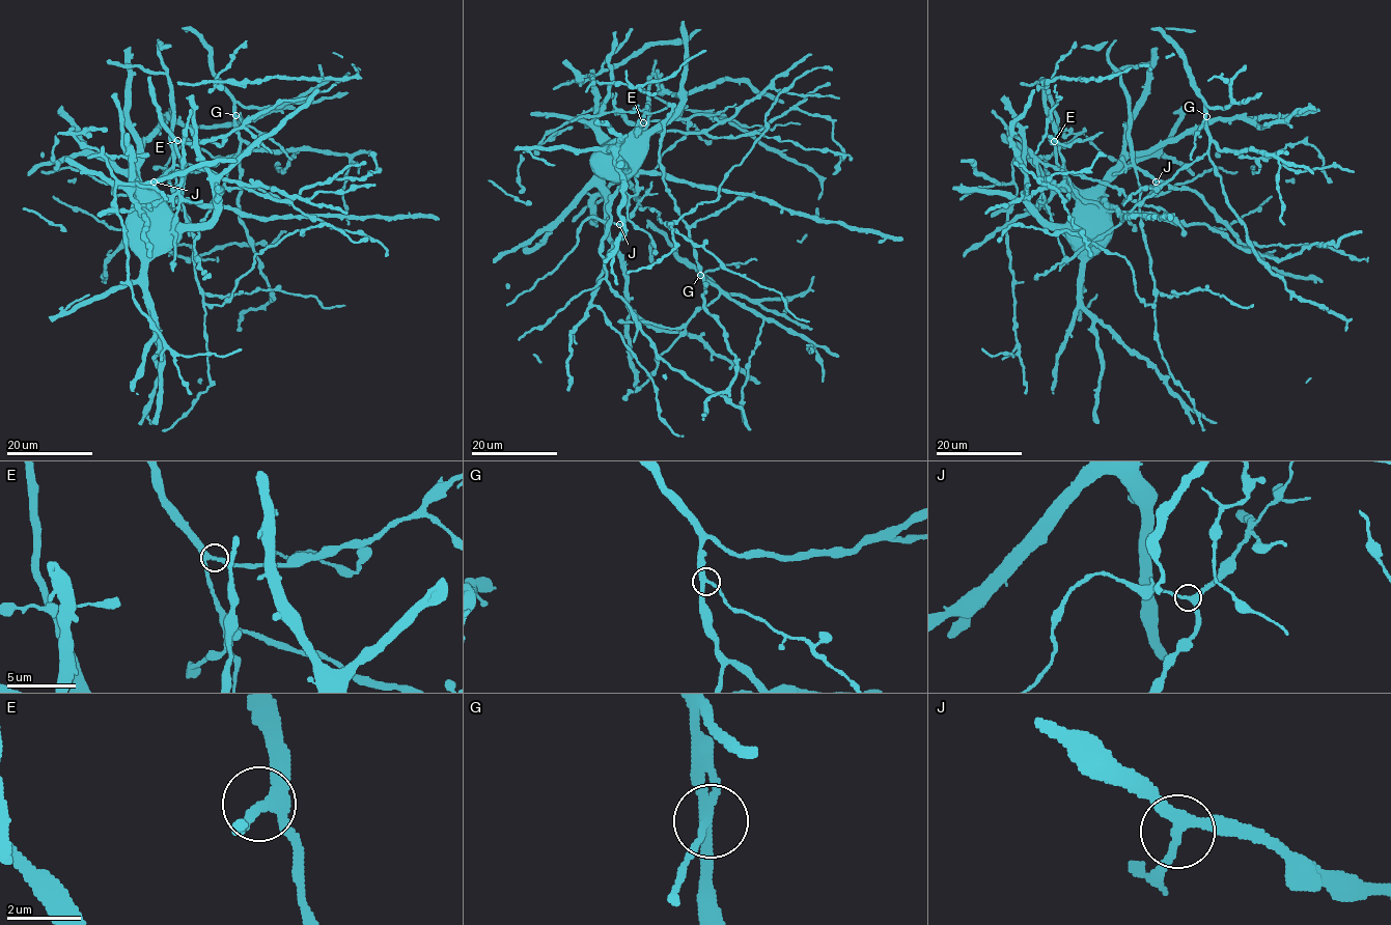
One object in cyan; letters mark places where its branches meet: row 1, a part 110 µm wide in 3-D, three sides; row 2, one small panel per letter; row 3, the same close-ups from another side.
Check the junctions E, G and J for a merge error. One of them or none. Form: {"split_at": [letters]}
{"split_at": ["G"]}

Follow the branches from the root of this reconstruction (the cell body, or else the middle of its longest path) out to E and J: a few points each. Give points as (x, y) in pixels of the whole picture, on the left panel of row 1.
E: (161, 233), (168, 230), (169, 207), (182, 196), (184, 187), (185, 171), (176, 152), (177, 140)
J: (161, 233), (168, 228), (163, 211), (144, 212), (138, 228), (124, 227), (139, 193), (154, 181)

